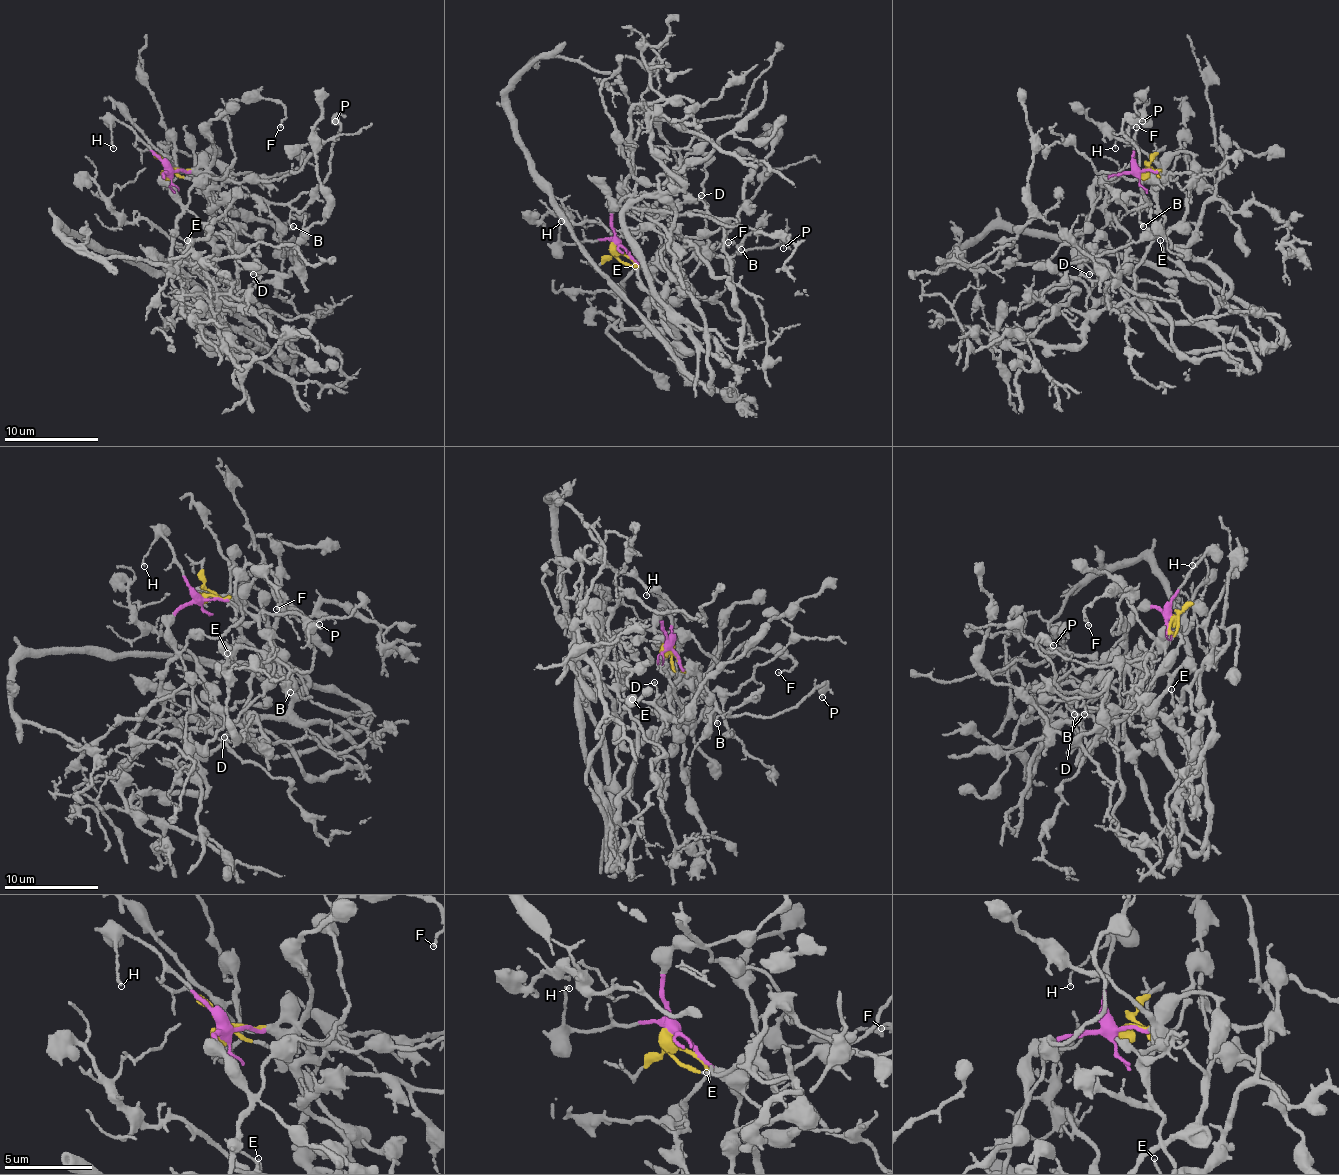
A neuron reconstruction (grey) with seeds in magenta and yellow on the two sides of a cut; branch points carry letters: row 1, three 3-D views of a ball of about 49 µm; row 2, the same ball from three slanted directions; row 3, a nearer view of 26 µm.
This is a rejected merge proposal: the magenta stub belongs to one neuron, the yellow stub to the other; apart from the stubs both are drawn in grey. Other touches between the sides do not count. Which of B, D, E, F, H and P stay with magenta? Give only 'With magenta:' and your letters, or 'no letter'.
With magenta: F, H

